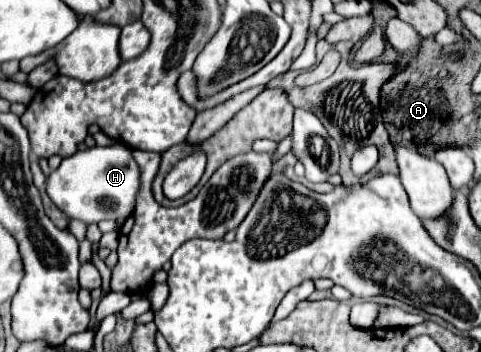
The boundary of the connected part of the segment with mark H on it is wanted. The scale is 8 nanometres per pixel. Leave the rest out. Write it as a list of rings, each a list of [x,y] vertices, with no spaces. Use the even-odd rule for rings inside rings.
[[[122,142],[110,146],[90,146],[62,160],[46,180],[46,194],[68,216],[86,224],[100,220],[126,220],[138,200],[140,166],[132,156],[132,148]]]

